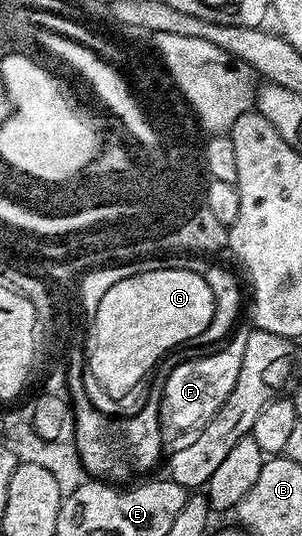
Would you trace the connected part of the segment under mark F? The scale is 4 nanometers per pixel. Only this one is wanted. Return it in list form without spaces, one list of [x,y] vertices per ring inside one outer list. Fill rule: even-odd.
[[[237,324],[231,336],[215,351],[205,352],[208,353],[205,357],[192,357],[169,371],[160,389],[158,415],[165,450],[170,453],[182,451],[190,447],[190,443],[196,442],[202,431],[206,431],[206,423],[214,419],[222,403],[226,403],[230,391],[234,391],[234,383],[238,383],[238,371],[242,371],[242,355],[246,355],[246,339],[250,339],[252,330],[251,324]]]

